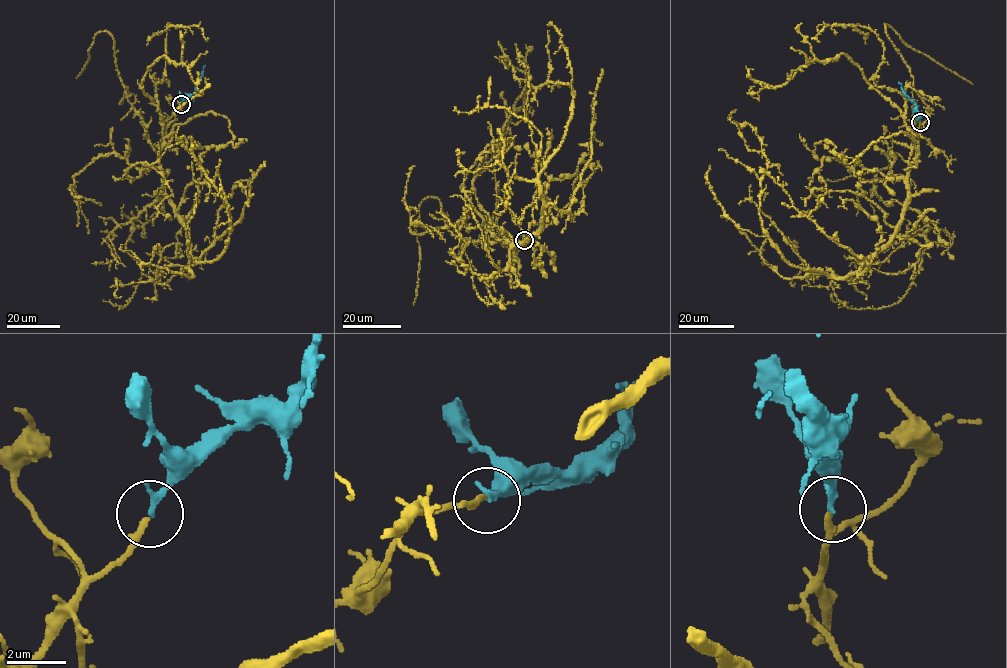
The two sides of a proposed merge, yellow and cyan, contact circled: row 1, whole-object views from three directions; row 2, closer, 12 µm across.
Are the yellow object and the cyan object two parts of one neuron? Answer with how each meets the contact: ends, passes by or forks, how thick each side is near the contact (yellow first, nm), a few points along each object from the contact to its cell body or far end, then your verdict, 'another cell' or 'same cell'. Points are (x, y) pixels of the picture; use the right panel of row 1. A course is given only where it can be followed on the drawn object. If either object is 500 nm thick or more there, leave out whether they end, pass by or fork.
yellow ends; cyan ends; calibres 220 and 240 nm; course yellow (920, 122), (898, 228), (832, 278), (791, 265), (763, 227), (767, 159), (756, 132), (729, 119), (736, 110); course cyan (920, 122), (916, 105), (898, 82); same cell

